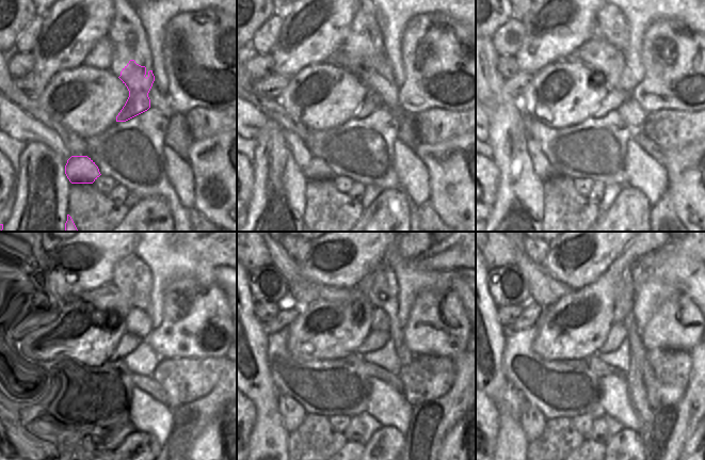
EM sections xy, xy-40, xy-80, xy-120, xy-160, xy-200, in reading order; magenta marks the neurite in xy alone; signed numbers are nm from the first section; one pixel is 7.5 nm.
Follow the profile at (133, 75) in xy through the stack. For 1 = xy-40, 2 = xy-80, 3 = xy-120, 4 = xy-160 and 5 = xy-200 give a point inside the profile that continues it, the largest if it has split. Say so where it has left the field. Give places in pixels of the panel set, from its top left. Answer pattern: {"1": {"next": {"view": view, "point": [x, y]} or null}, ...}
{"1": {"next": {"view": "xy-40", "point": [372, 75]}}, "2": {"next": {"view": "xy-80", "point": [613, 74]}}, "3": {"next": {"view": "xy-120", "point": [134, 339]}}, "4": {"next": {"view": "xy-160", "point": [375, 339]}}, "5": {"next": {"view": "xy-200", "point": [618, 333]}}}

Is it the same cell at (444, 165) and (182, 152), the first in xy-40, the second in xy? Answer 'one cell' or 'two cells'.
two cells

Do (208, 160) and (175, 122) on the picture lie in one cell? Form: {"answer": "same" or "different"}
{"answer": "different"}

